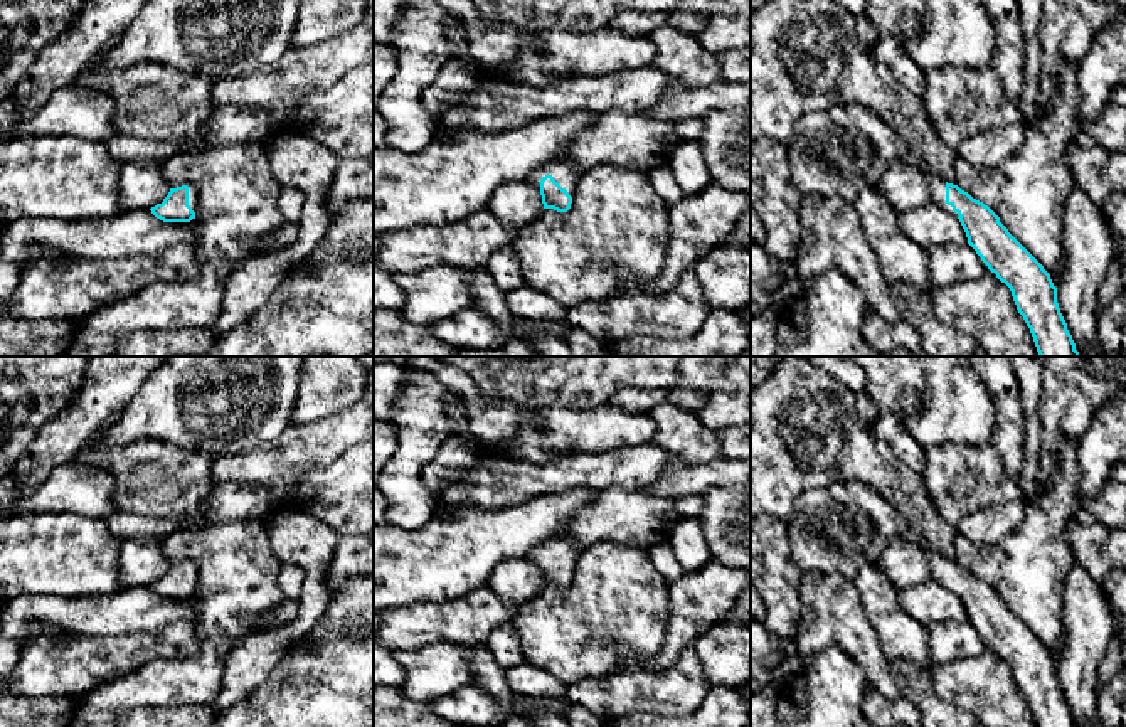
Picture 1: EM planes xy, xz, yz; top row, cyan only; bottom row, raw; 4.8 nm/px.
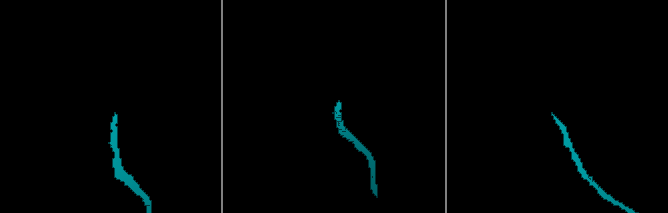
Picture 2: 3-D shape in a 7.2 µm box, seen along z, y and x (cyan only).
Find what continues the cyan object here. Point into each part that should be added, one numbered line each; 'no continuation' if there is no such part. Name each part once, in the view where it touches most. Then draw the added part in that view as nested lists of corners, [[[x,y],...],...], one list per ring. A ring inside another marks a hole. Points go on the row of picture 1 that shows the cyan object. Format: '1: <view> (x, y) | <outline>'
1: xz (566, 174) | [[[557,158],[557,160],[550,160],[550,162],[544,163],[540,168],[532,172],[525,180],[530,182],[534,187],[540,188],[540,180],[545,175],[552,175],[554,180],[562,188],[566,188],[567,194],[572,197],[574,190],[576,190],[576,183],[577,183],[579,177],[582,175],[582,172],[577,168],[577,165],[574,165],[564,158]]]

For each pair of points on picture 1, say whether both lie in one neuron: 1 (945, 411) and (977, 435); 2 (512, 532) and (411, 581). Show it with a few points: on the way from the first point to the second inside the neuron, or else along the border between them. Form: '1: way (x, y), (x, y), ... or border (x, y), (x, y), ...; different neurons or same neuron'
1: way (953, 411), (968, 426); same neuron
2: way (487, 537), (465, 544), (446, 559), (436, 562); same neuron

